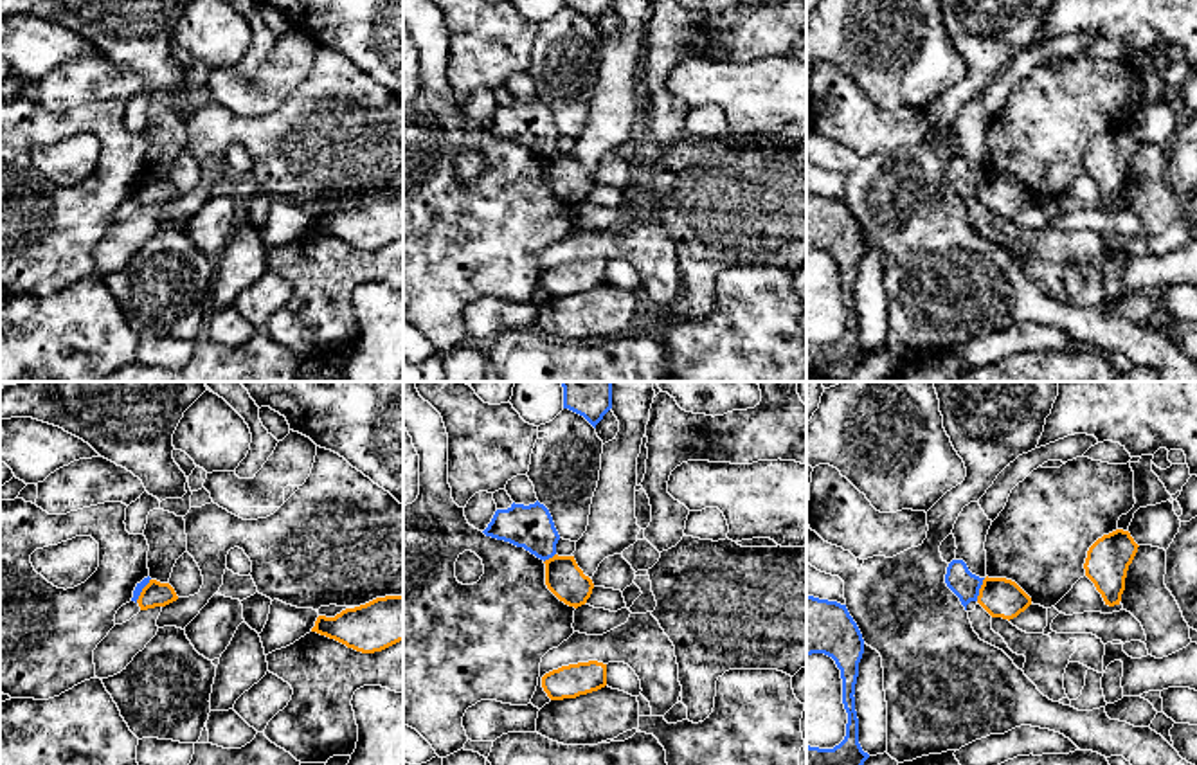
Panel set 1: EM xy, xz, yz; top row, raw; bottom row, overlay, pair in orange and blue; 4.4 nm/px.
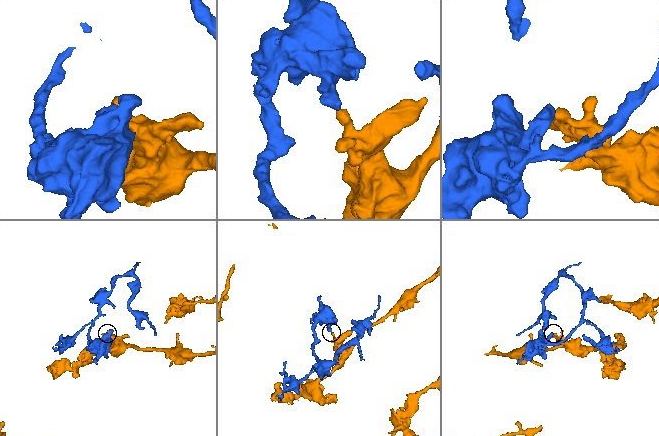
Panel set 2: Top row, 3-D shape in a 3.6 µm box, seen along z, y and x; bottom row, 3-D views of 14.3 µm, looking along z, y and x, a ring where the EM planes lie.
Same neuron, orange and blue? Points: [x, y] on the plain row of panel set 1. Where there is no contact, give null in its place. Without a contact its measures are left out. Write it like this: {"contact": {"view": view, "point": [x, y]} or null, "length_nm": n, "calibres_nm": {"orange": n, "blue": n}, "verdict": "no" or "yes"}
{"contact": {"view": "yz", "point": [980, 186]}, "length_nm": 110, "calibres_nm": {"orange": 180, "blue": 120}, "verdict": "no"}

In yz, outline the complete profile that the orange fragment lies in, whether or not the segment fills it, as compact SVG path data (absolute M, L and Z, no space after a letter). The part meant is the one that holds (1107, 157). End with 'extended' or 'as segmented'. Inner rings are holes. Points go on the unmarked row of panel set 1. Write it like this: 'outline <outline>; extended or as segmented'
outline M1123 126L1103 131L1089 144L1084 160L1085 173L1094 180L1105 202L1120 202L1127 167L1138 144L1130 130Z; as segmented

